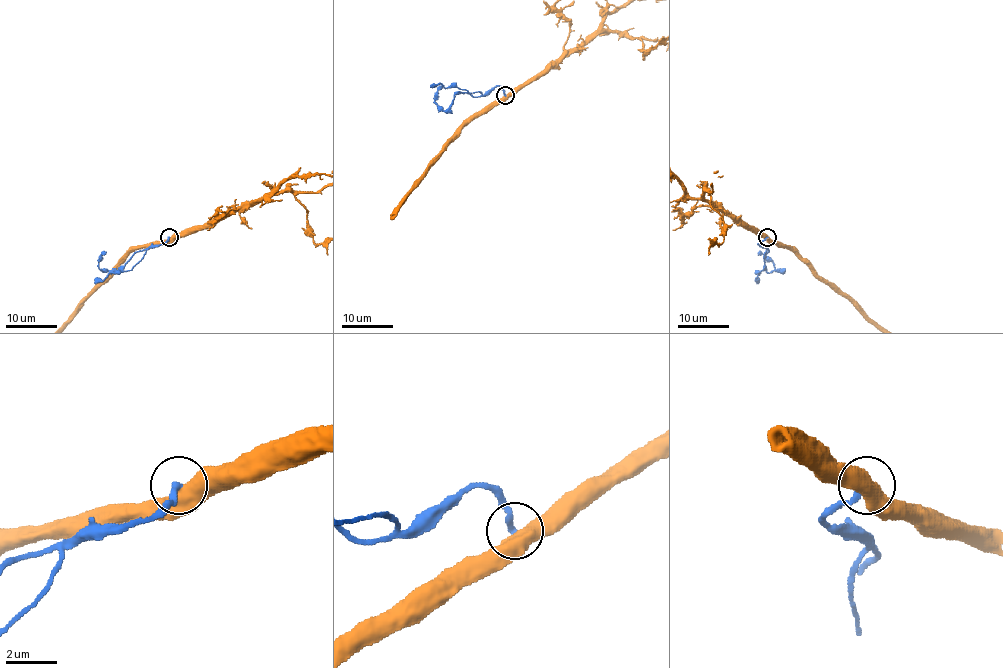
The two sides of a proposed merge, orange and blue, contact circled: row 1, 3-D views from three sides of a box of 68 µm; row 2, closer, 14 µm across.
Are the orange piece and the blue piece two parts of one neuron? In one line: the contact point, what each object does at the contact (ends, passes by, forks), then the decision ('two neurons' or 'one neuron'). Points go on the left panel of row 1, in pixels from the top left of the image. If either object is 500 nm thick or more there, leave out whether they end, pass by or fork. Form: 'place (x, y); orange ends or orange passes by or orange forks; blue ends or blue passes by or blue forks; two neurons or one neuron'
place (169, 237); two neurons

